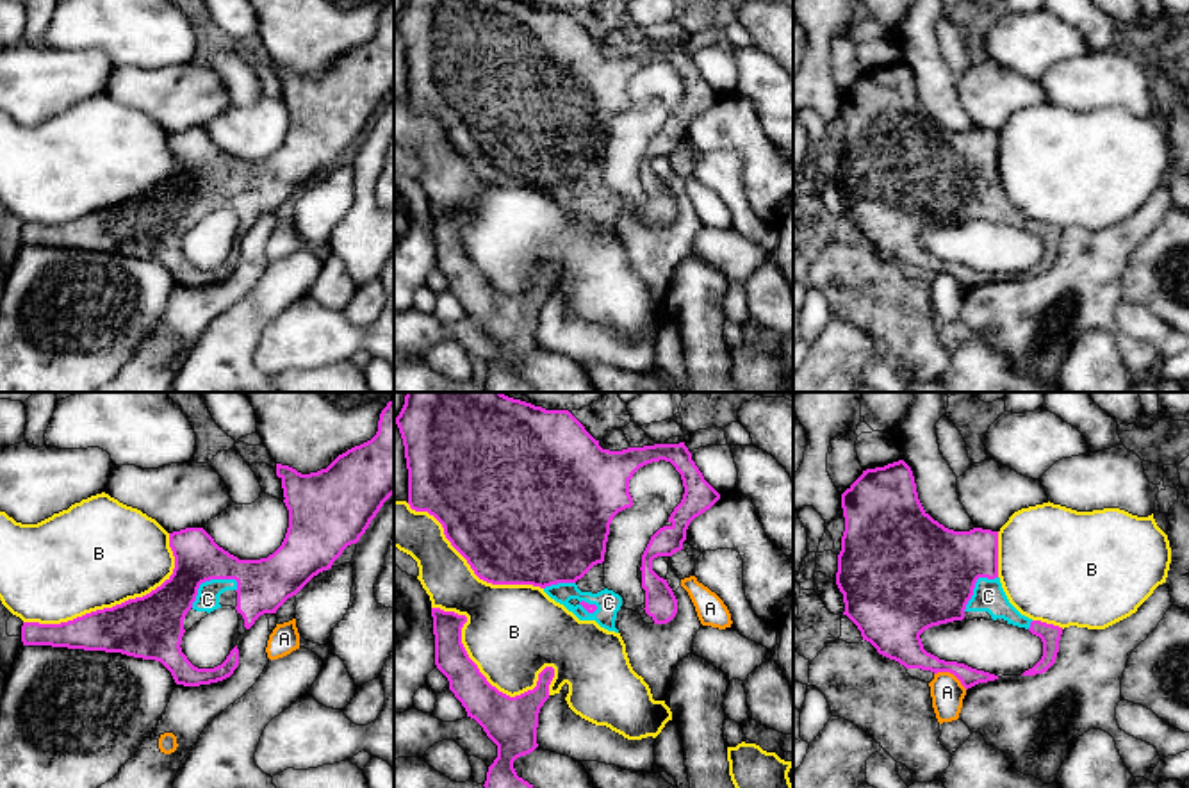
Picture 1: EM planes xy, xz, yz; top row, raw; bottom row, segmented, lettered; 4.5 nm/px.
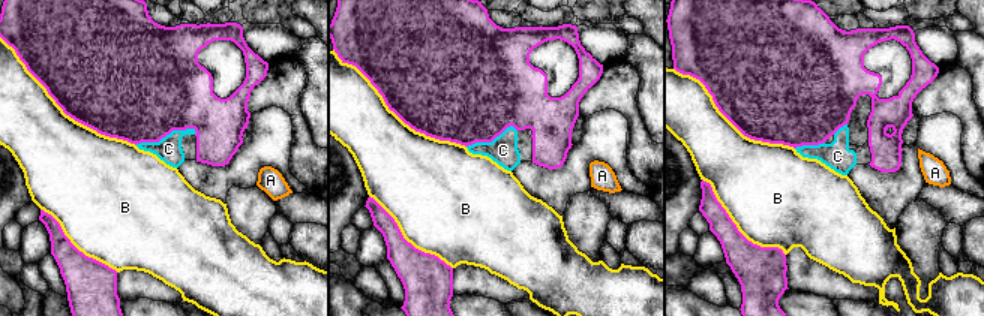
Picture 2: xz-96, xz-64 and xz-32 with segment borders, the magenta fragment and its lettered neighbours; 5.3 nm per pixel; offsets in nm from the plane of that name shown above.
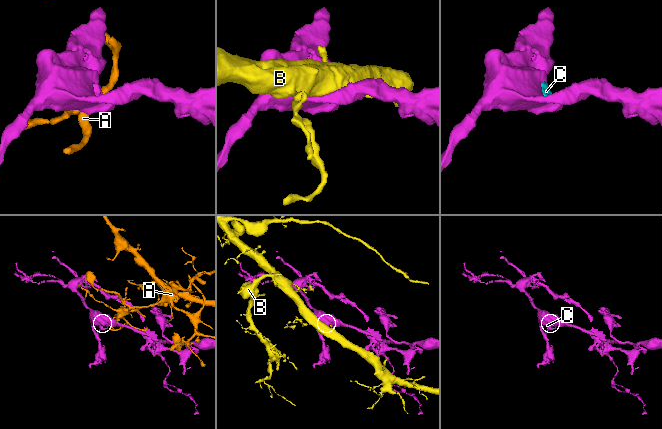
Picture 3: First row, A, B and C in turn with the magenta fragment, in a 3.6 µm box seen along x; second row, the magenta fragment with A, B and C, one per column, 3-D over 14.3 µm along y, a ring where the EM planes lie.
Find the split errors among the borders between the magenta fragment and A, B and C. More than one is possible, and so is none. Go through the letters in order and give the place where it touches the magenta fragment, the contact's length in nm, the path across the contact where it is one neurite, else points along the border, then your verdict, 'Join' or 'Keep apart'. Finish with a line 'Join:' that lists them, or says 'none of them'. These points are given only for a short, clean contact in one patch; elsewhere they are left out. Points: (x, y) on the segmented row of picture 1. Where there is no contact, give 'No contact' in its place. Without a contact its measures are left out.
A: Touches magenta at yz (951, 673). Shared border 170 nm. Boundary: yz (934, 673), (951, 673), (967, 689). Keep apart
B: Touches magenta at xz (487, 681). Shared border 650 nm. Keep apart
C: Touches magenta at xy (207, 580). Shared border 240 nm. Join
Join: C

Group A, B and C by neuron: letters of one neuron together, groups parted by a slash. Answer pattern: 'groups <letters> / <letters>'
groups A / B / C

